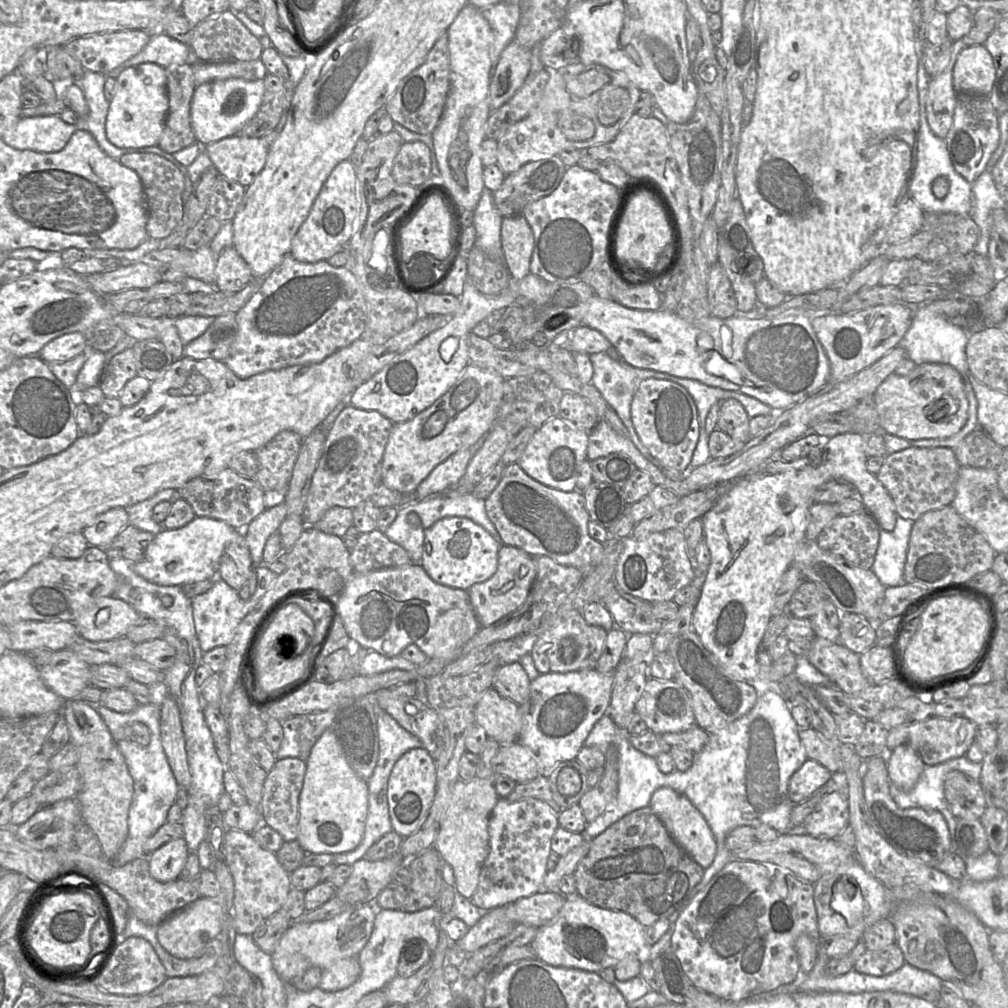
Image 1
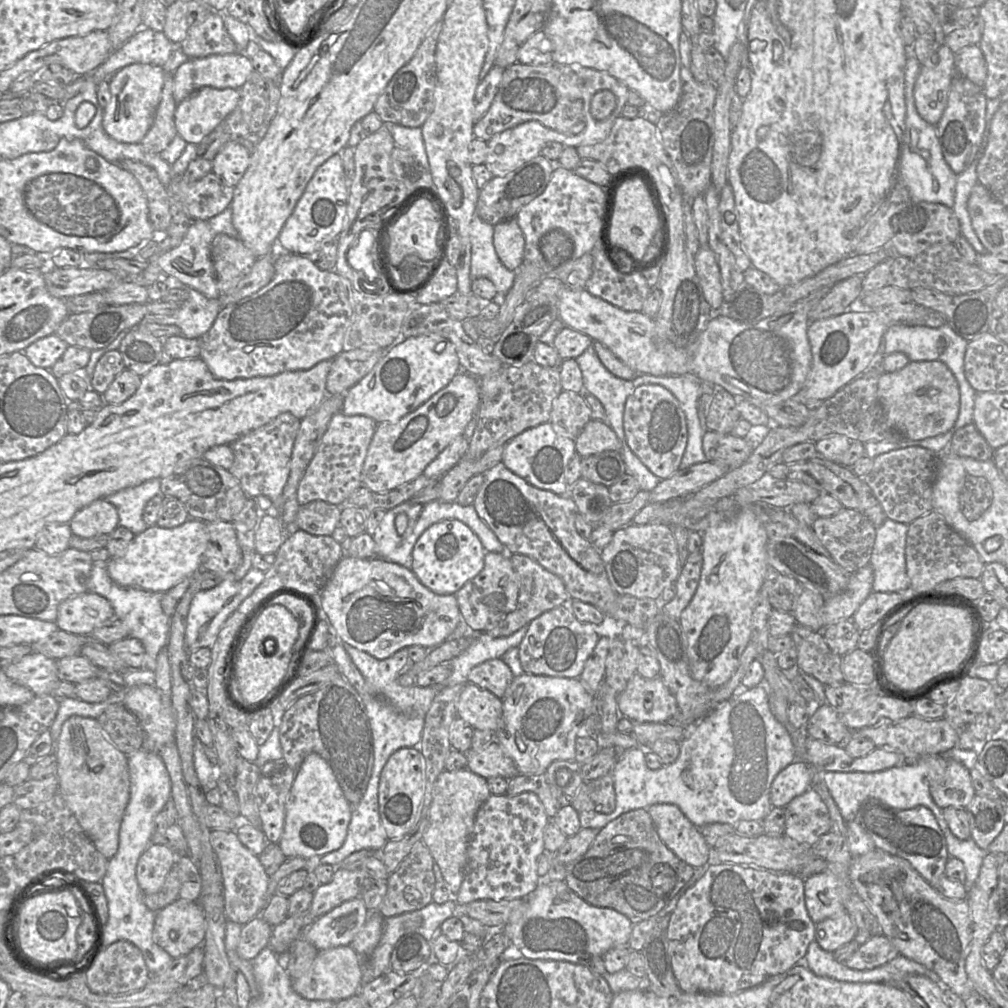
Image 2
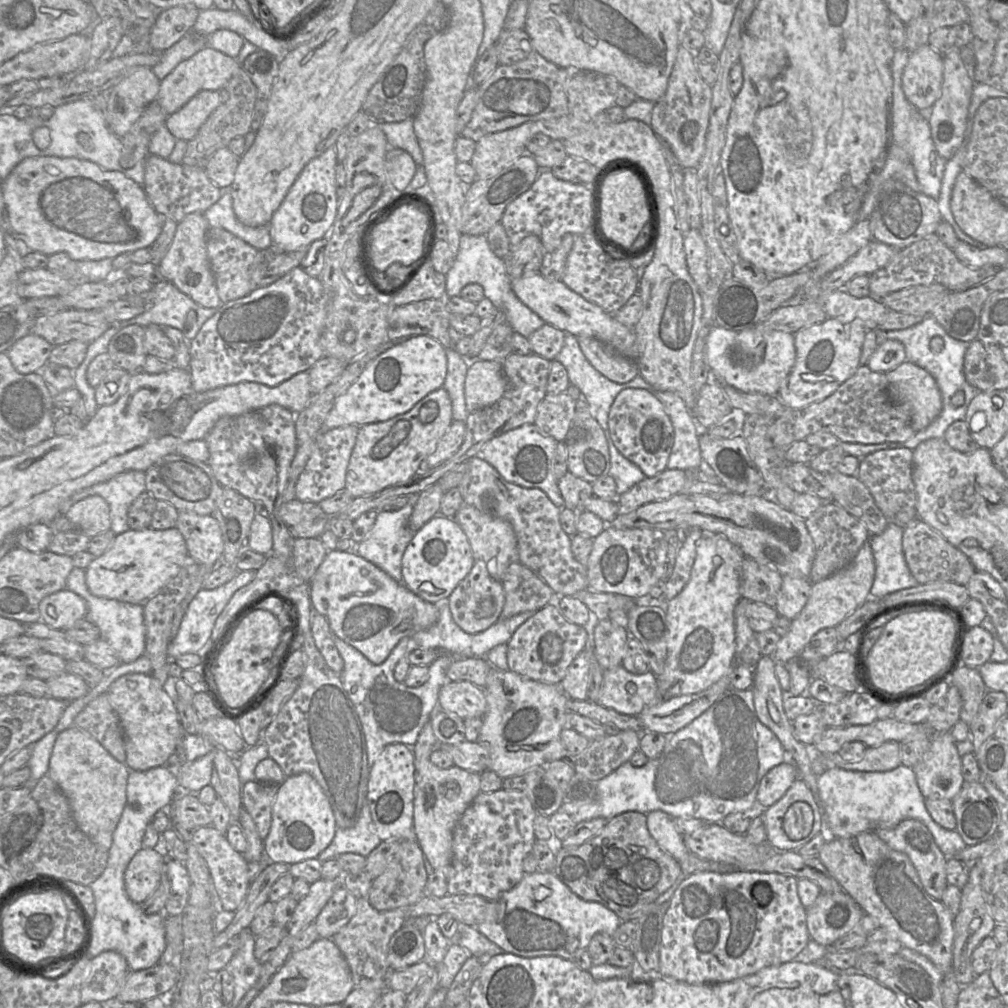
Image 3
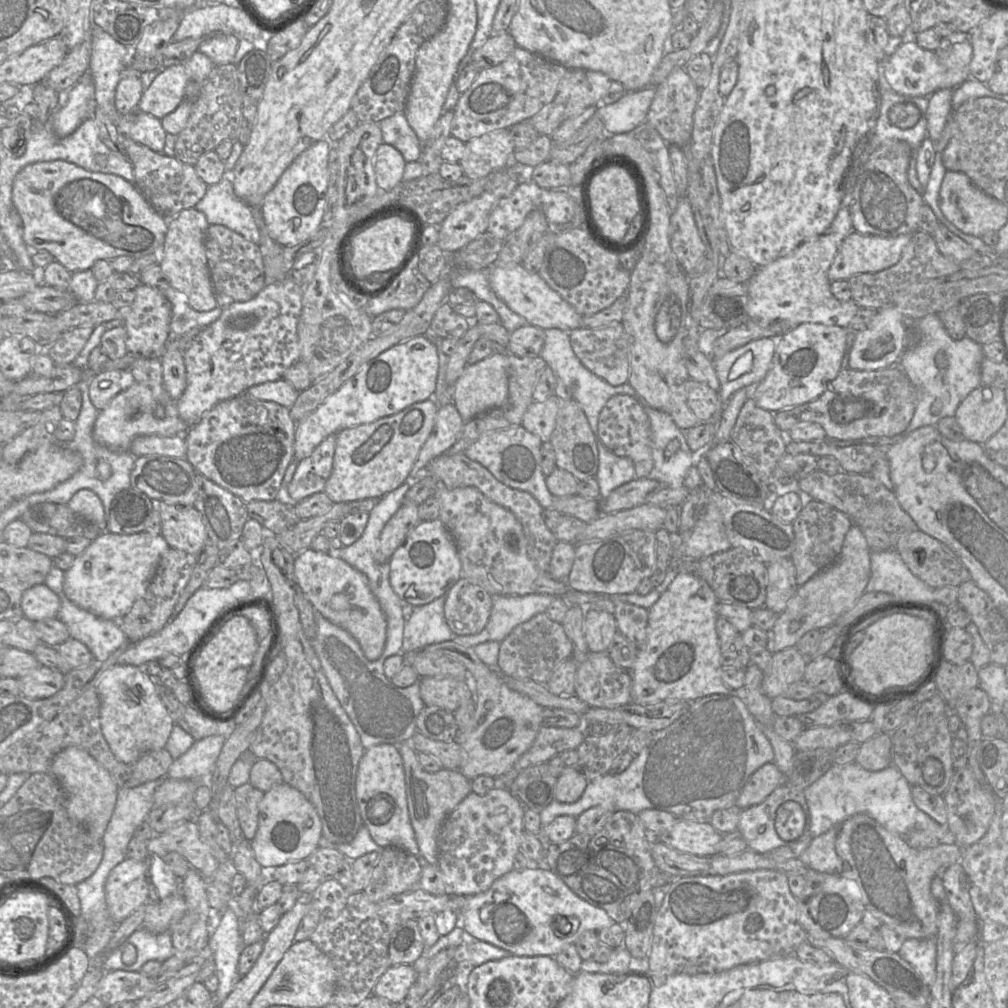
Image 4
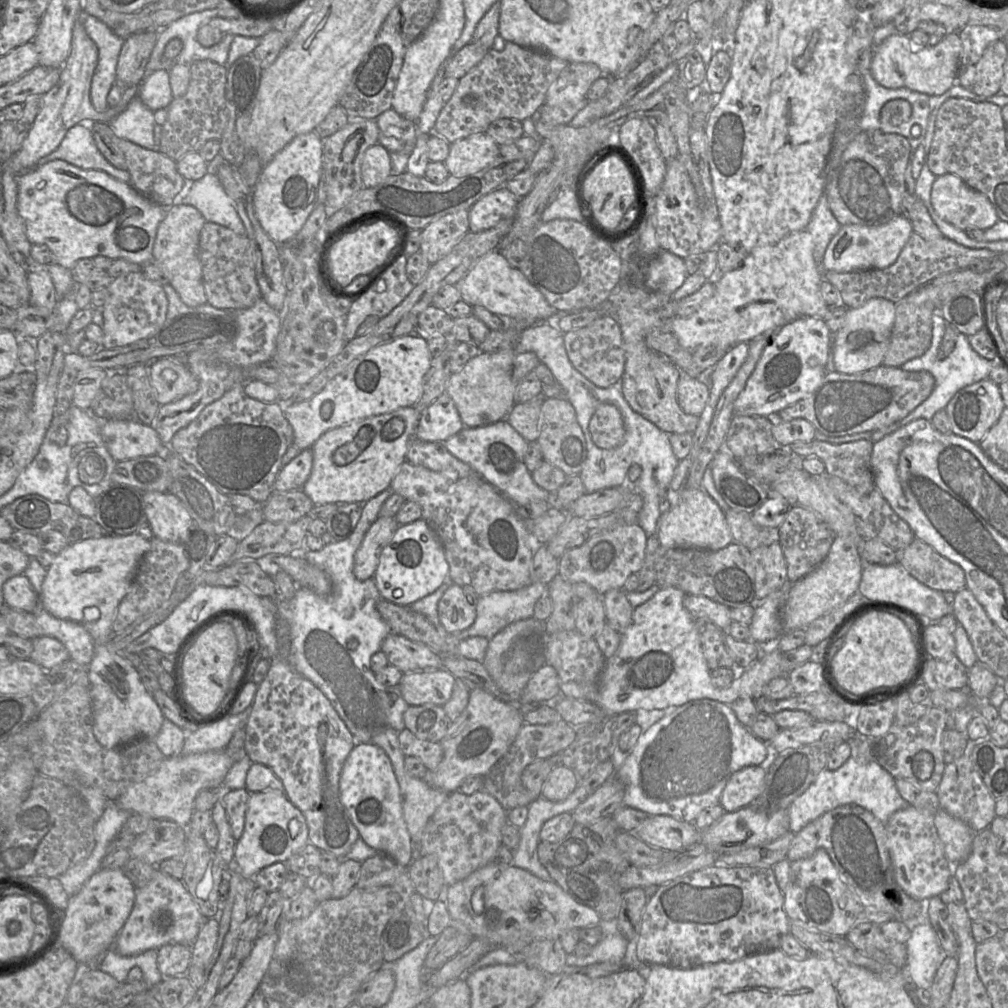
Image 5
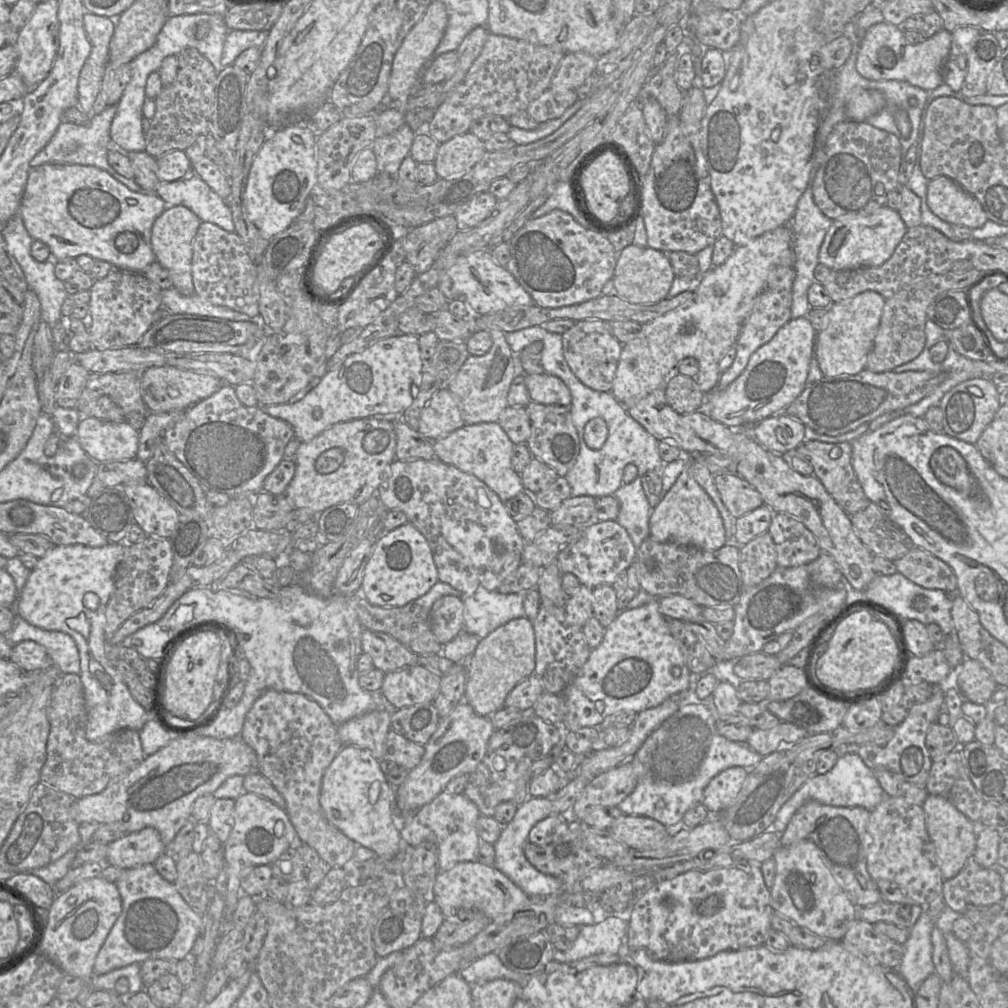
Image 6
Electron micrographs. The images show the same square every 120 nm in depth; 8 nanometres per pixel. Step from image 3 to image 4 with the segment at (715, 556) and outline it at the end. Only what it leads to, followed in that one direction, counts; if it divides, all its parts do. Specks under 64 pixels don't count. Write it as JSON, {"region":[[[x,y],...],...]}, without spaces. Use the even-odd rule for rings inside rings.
{"region":[[[678,573],[676,575],[675,579],[673,579],[668,588],[661,594],[660,598],[648,609],[649,618],[646,643],[637,650],[635,661],[629,669],[632,677],[631,703],[640,705],[674,704],[680,701],[693,701],[707,695],[731,694],[735,691],[734,689],[730,689],[722,680],[723,665],[721,663],[720,643],[716,631],[716,622],[719,617],[717,613],[718,603],[718,598],[705,580],[691,573]]]}

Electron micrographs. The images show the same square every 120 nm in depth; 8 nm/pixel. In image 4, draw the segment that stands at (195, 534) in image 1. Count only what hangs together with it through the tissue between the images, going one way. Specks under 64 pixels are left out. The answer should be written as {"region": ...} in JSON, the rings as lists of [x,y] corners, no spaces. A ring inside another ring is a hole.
{"region":[[[103,531],[83,553],[77,555],[71,568],[64,573],[64,593],[78,607],[101,618],[120,620],[146,592],[150,581],[155,575],[163,554],[171,548],[164,537],[148,532],[135,534],[116,534]]]}

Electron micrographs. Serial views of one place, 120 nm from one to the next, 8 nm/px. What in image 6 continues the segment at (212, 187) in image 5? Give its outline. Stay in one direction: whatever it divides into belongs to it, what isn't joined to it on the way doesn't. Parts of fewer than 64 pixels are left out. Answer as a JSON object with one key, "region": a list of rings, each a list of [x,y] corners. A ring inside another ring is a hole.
{"region":[[[194,172],[177,181],[159,182],[154,192],[168,206],[185,206],[202,222],[210,222],[228,232],[235,232],[227,202]]]}

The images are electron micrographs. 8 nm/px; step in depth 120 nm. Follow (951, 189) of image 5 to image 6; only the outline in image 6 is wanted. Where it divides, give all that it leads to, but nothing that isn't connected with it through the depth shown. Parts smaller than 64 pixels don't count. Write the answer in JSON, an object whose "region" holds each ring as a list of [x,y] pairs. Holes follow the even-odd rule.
{"region":[[[945,176],[929,181],[926,201],[929,209],[948,224],[965,226],[973,230],[988,221],[977,199]]]}

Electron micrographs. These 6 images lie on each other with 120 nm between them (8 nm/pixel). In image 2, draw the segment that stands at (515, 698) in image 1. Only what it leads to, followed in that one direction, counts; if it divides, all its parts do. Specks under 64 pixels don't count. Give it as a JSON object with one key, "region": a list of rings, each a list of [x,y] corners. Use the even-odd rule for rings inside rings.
{"region":[[[501,658],[487,660],[475,666],[467,677],[469,683],[479,685],[499,698],[504,696],[513,679],[511,669]]]}

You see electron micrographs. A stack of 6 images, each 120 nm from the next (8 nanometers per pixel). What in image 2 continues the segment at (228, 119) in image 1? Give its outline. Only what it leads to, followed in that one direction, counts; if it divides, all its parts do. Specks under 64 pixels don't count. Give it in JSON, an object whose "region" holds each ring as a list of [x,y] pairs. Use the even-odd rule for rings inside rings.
{"region":[[[202,87],[177,105],[174,122],[177,134],[198,145],[237,106],[237,89]]]}

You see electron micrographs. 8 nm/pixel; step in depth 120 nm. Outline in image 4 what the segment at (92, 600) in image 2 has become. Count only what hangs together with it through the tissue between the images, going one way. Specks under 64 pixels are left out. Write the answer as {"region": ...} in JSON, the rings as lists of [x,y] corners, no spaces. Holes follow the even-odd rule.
{"region":[[[45,584],[27,589],[21,599],[24,617],[31,621],[56,618],[61,606],[59,596]]]}

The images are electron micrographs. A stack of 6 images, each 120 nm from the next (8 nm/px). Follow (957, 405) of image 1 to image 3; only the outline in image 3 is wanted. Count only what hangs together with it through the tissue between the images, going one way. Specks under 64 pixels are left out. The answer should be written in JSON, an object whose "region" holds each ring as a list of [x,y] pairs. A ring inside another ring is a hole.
{"region":[[[904,361],[885,373],[891,401],[906,414],[906,421],[914,432],[925,429],[942,411],[942,395],[934,377],[914,363]]]}

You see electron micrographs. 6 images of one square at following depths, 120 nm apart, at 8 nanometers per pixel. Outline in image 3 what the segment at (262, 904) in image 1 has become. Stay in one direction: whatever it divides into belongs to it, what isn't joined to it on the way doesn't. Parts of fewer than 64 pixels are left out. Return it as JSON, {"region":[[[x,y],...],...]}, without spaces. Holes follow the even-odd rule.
{"region":[[[203,826],[192,831],[192,842],[209,868],[218,907],[235,912],[243,903],[251,883],[249,863],[241,853],[231,847],[225,835],[212,826]]]}

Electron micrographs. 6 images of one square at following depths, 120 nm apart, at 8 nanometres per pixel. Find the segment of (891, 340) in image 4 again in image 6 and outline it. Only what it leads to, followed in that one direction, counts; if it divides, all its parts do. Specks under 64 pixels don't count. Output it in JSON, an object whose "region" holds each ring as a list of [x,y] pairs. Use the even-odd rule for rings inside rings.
{"region":[[[875,291],[862,292],[848,301],[827,308],[827,326],[817,332],[815,353],[823,375],[856,375],[866,368],[868,355],[877,334],[885,299]]]}

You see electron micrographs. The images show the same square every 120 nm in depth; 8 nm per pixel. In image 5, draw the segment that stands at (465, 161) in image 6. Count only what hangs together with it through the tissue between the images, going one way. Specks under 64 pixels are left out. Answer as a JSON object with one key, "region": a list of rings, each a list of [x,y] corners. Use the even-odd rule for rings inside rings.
{"region":[[[476,133],[451,143],[443,163],[450,176],[463,177],[491,166],[498,157],[499,144],[487,133]]]}

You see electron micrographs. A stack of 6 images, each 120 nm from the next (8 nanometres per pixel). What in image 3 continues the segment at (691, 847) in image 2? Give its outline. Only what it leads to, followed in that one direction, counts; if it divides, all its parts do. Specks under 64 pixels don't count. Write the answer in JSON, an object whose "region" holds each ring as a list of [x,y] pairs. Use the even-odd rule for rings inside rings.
{"region":[[[654,810],[647,813],[646,816],[648,830],[662,849],[677,861],[694,855],[689,852],[683,835],[677,831],[673,818],[669,814],[662,810]]]}

